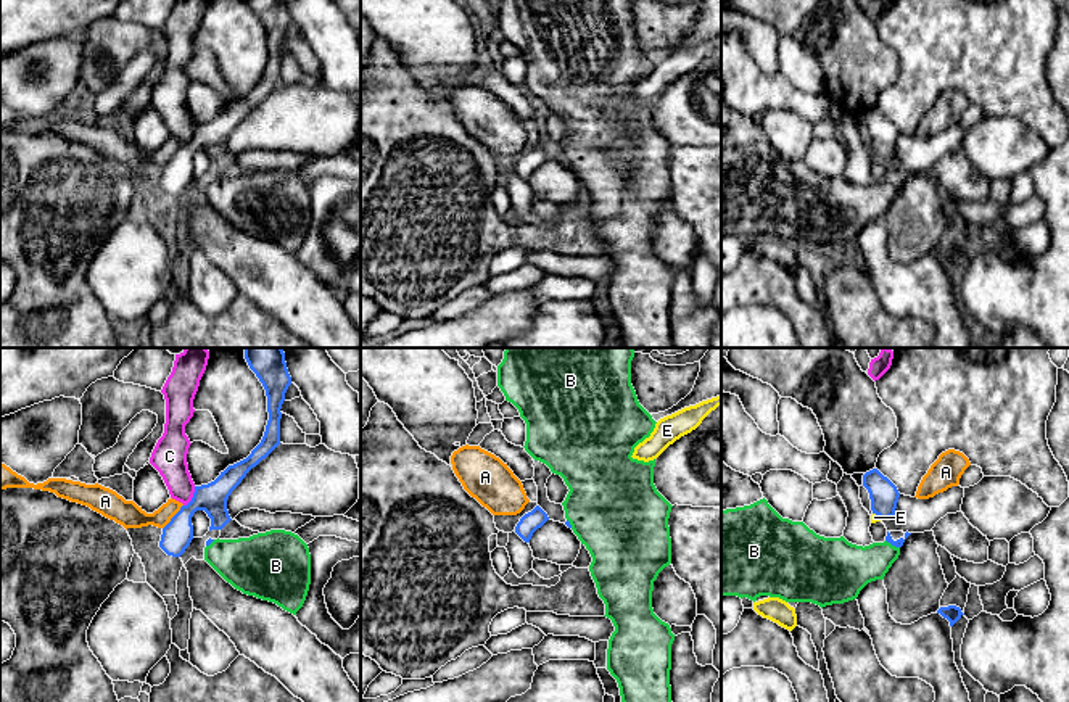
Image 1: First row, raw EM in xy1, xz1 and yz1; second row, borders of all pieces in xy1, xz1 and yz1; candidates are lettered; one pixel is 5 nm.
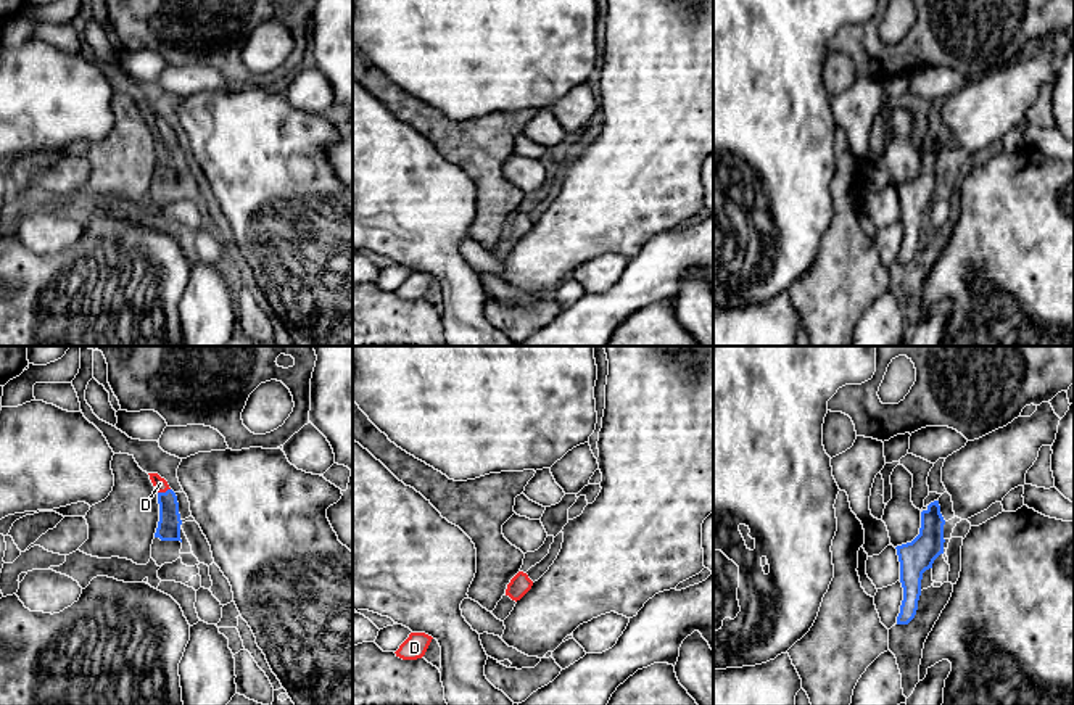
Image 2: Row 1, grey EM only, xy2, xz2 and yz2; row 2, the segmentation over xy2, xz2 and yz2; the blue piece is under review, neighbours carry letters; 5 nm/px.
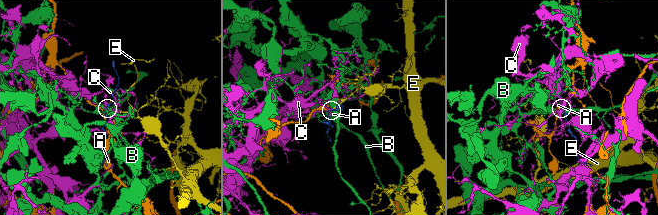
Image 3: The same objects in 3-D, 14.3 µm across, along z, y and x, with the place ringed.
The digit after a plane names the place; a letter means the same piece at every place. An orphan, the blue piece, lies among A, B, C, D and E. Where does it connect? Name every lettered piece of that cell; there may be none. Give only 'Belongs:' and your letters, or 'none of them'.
Belongs: D

